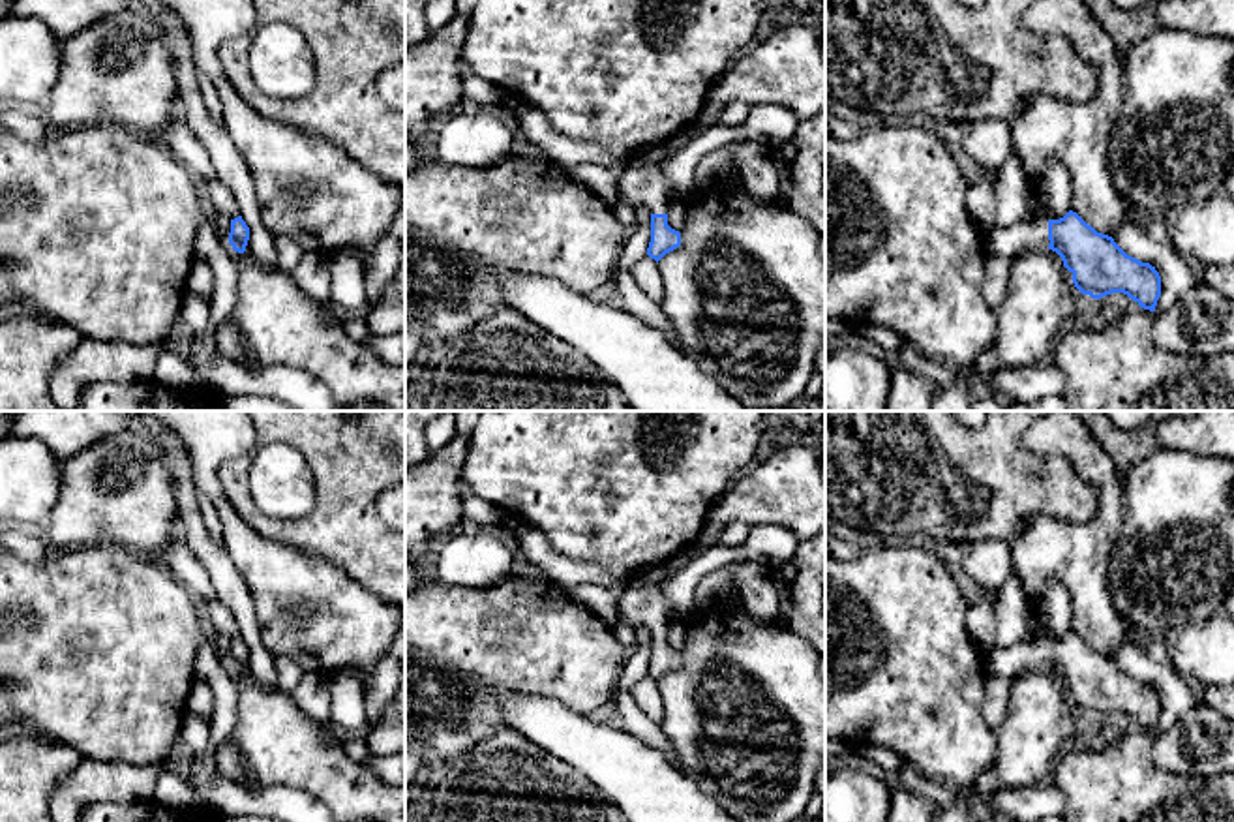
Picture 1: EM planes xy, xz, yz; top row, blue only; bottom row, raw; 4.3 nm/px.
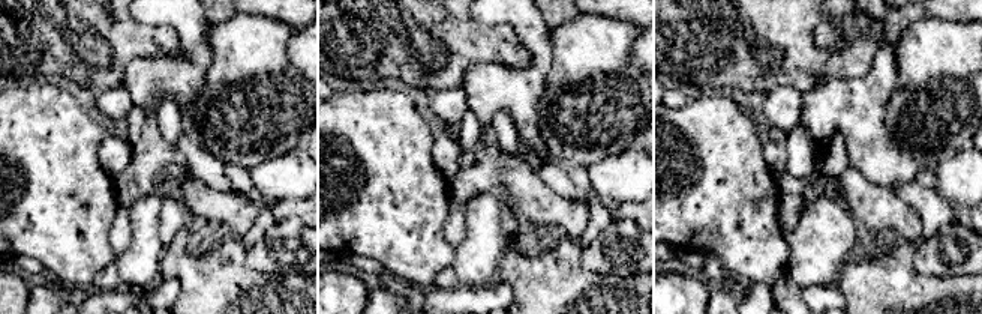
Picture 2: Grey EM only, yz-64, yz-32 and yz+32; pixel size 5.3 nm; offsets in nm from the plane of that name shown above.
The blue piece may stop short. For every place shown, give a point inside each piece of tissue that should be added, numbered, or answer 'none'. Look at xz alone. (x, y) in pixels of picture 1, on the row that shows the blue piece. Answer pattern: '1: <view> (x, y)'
1: xz (646, 186)

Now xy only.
1: xy (224, 201)

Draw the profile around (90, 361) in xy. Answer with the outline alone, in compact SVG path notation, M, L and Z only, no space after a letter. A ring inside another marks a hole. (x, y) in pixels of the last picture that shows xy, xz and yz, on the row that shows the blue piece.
M79 338L77 345L53 370L49 379L51 396L60 407L71 409L90 385L150 383L156 379L159 357L173 347L169 340L137 345Z

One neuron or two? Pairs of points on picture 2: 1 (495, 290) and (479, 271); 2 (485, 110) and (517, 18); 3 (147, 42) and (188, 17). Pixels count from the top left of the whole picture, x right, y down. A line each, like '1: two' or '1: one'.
1: two
2: one
3: two

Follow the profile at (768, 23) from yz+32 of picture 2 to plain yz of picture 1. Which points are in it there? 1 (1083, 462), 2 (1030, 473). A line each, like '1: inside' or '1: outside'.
1: outside
2: inside

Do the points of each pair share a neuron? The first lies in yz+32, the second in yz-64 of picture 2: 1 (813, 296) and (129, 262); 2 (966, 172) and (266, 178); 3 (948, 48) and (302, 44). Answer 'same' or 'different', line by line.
1: different
2: same
3: different

